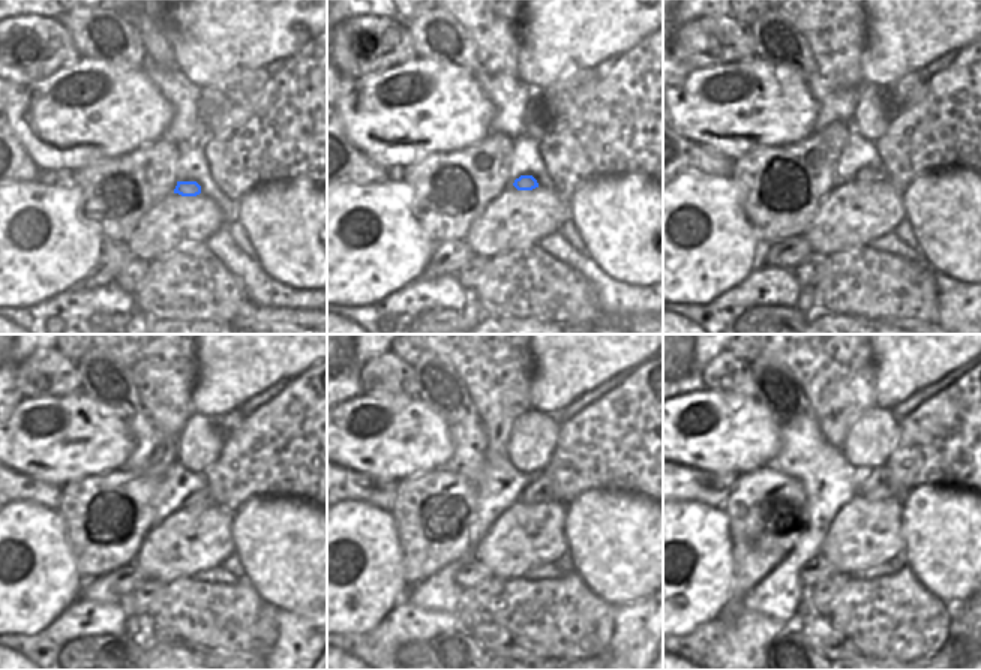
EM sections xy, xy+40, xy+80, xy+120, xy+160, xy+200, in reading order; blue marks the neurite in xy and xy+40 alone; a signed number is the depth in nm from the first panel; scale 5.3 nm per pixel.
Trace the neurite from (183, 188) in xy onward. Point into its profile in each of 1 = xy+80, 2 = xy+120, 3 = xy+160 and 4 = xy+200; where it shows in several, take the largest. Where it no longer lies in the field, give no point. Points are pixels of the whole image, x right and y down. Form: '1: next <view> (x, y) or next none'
1: next xy+80 (866, 176)
2: next xy+120 (203, 498)
3: next xy+160 (540, 490)
4: next xy+200 (879, 484)

